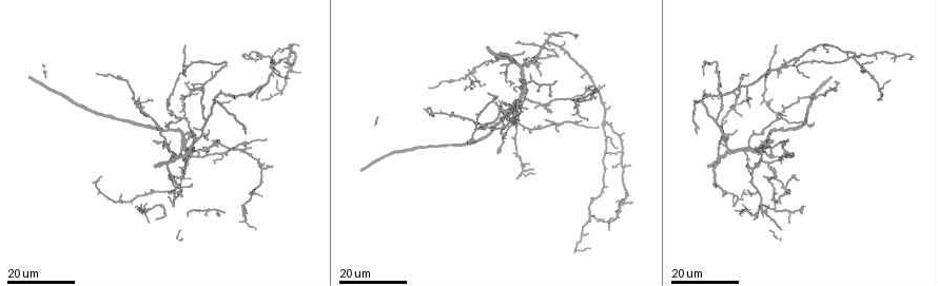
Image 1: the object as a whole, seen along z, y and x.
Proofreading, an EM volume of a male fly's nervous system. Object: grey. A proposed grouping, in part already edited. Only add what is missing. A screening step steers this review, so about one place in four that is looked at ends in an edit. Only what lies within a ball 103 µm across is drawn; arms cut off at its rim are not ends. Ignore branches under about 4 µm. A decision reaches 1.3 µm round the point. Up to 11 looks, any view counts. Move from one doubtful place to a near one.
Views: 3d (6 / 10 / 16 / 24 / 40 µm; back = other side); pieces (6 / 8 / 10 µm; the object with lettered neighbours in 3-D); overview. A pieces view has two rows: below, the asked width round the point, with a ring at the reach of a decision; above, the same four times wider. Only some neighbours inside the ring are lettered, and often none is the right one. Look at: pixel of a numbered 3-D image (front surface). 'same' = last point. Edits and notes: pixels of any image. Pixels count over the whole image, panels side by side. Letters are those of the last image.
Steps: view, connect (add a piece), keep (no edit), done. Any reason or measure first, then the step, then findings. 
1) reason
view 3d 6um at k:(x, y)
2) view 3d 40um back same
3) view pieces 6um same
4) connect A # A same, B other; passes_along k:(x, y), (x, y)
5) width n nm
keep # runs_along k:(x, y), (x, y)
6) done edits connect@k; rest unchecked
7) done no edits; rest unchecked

an open end
view 3d 24um at 1:(772, 140)

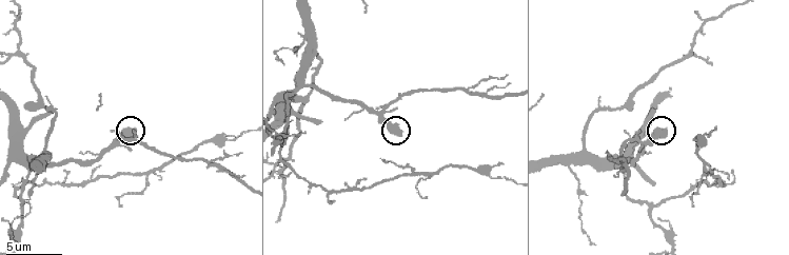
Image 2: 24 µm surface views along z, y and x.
view pieces 8um at 2:(398, 135)

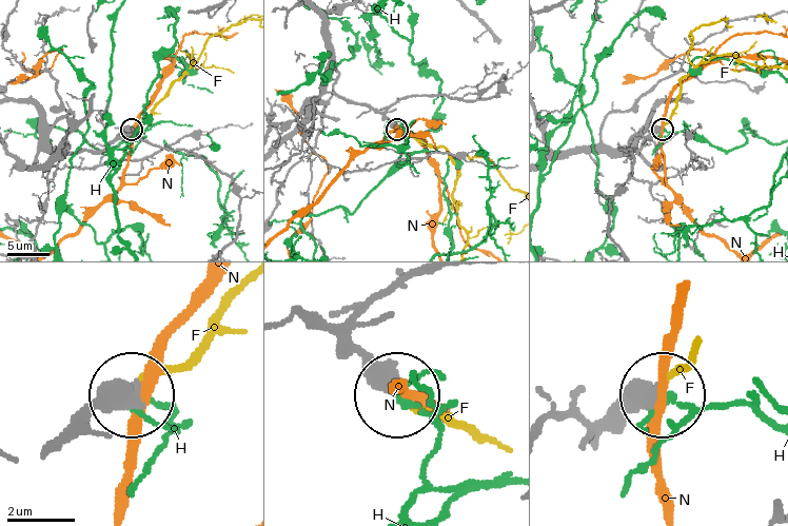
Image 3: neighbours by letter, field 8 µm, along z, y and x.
connect F # F same, H other, N other; passes_along 3:(71, 431), (189, 354), (240, 287); it goes on there

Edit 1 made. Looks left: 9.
an open end
view pieces 8um at 2:(650, 110)

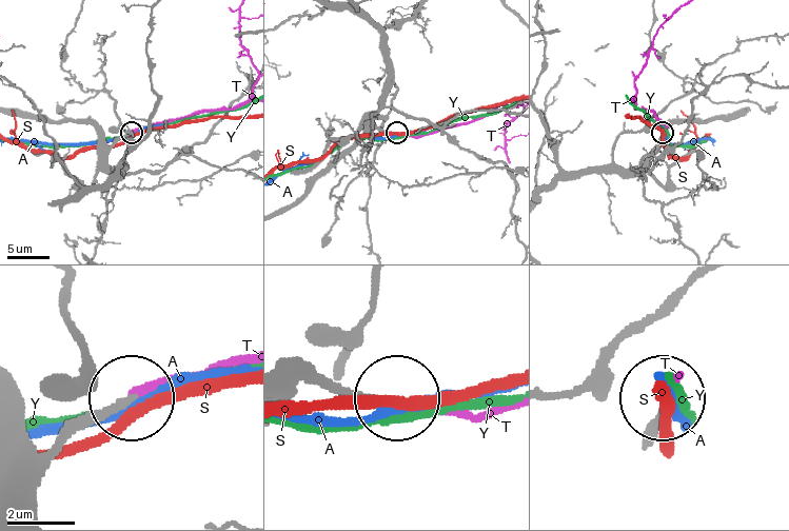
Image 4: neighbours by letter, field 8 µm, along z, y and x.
connect T # A other, S other, T same, Y other; passes_along 4:(645, 444), (679, 378); it goes on there

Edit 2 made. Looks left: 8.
view overview

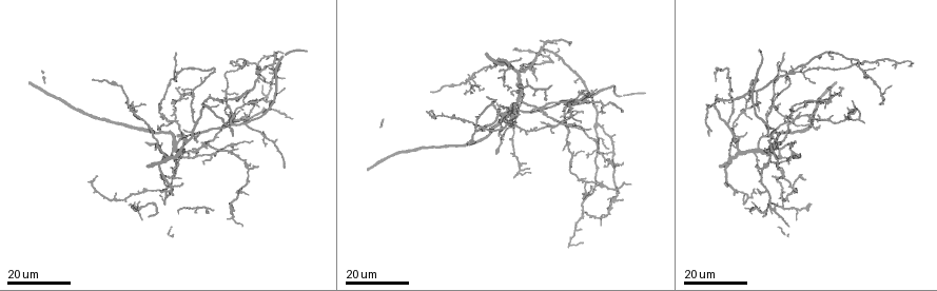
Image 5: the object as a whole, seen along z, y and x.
an open end
view 3d 24um at 5:(145, 141)

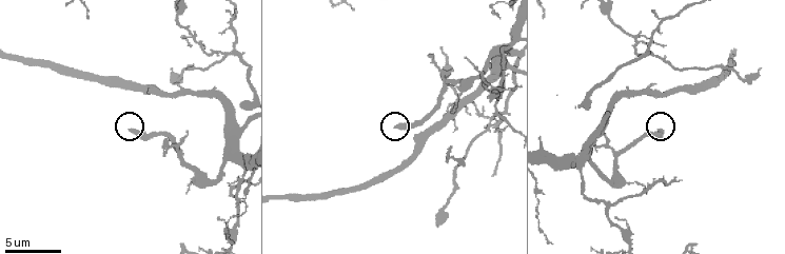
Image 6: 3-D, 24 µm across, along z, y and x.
view pieces 8um at 6:(661, 129)

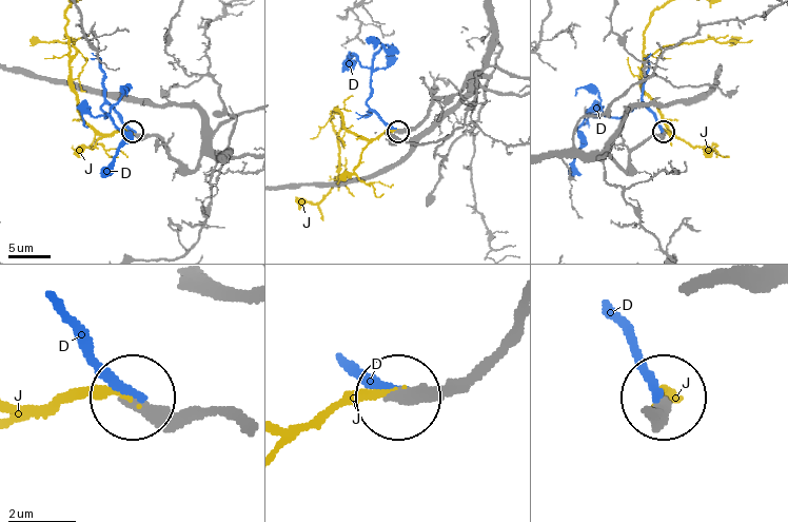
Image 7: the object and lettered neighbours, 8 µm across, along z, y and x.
connect J # D other, J same; it goes on there

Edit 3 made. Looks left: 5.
view 3d 16um at 1:(429, 89)

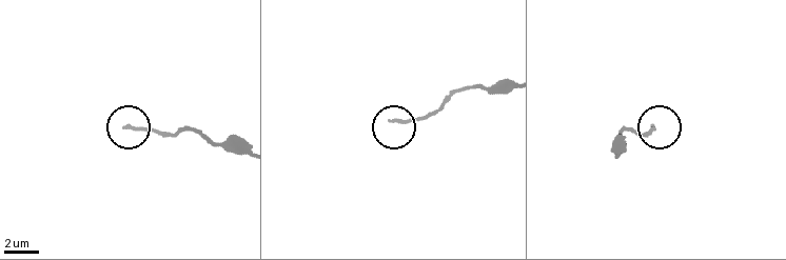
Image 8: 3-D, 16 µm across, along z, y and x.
view pieces 10um at 8:(127, 127)

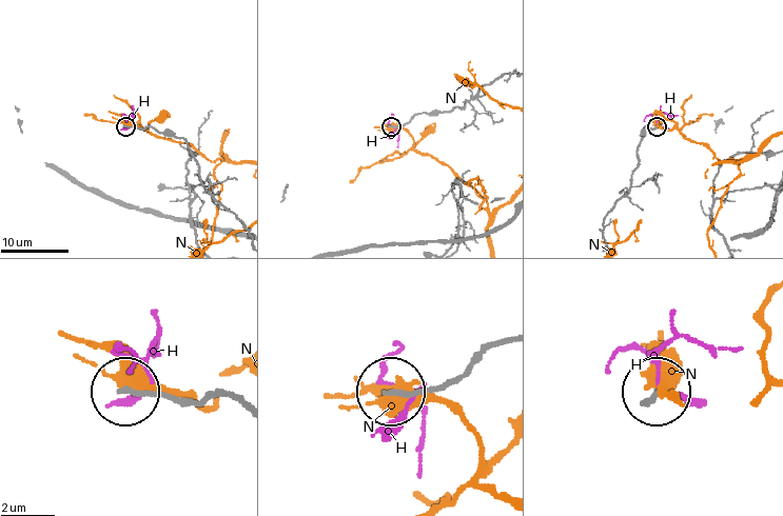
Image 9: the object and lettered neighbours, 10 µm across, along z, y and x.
keep # H other, N other; runs_along 9:(237, 404), (223, 397), (190, 404), (124, 391); none of them fits

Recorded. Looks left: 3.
free end
view 3d 24um at 1:(632, 202)

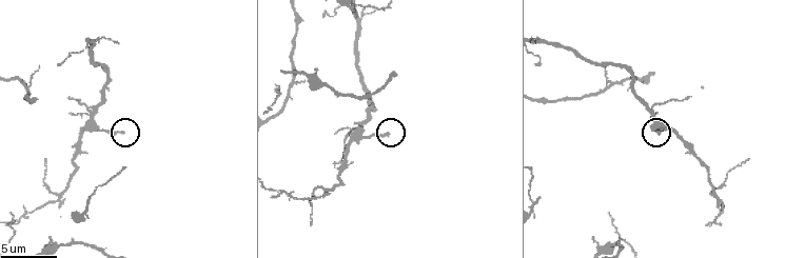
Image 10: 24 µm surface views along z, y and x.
view 3d 10um at 10:(389, 134)

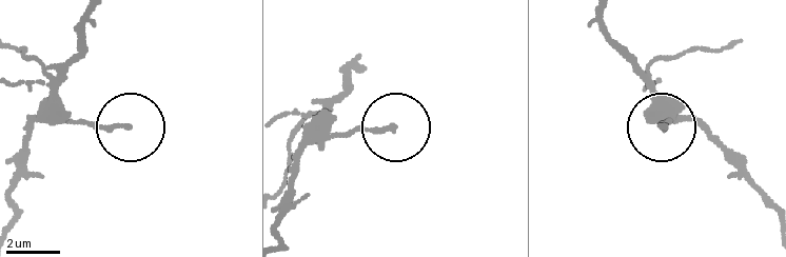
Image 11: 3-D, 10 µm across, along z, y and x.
view pieces 8um at 11:(127, 129)

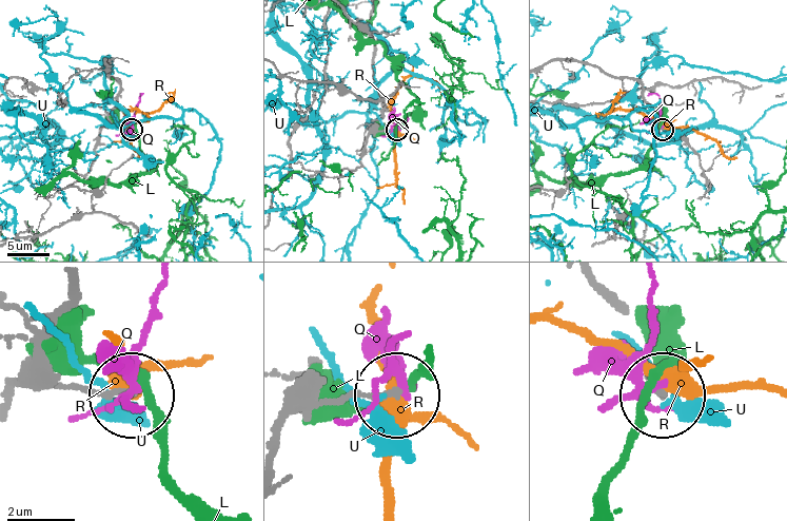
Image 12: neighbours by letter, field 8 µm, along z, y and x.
keep # L other, Q other, R other, U other; runs_along 12:(577, 61), (638, 82), (662, 129); no lettered piece goes on from it

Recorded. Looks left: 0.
done edits connect@3, connect@4, connect@7; rest unchecked

